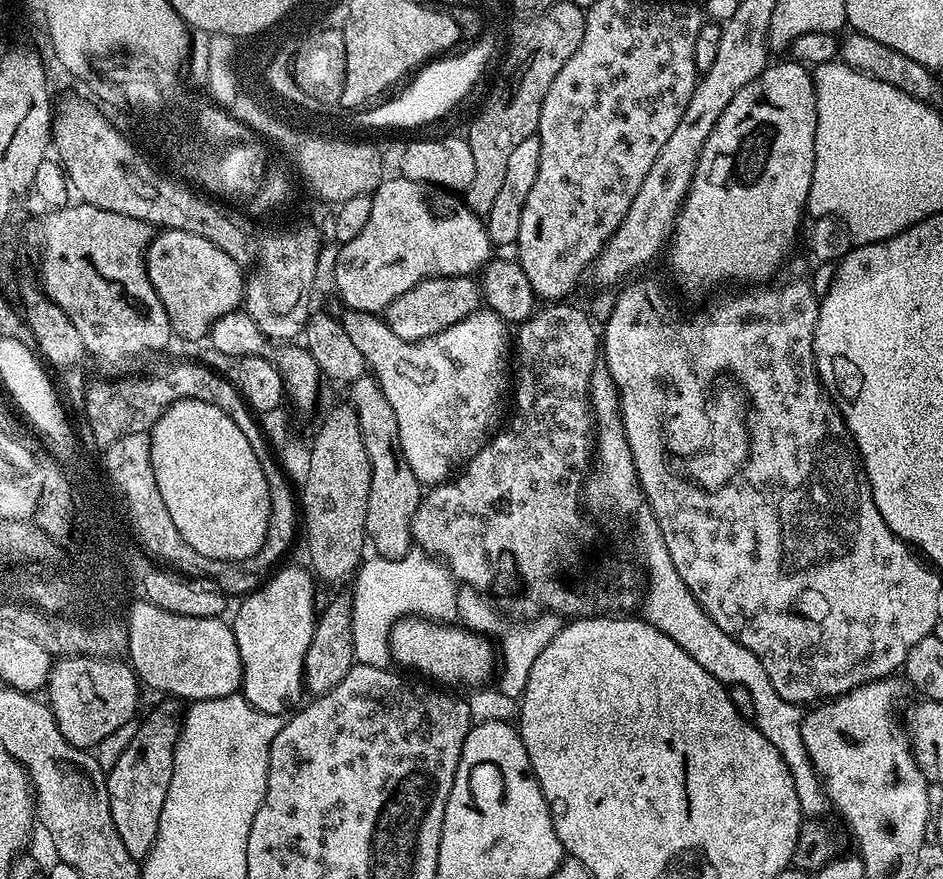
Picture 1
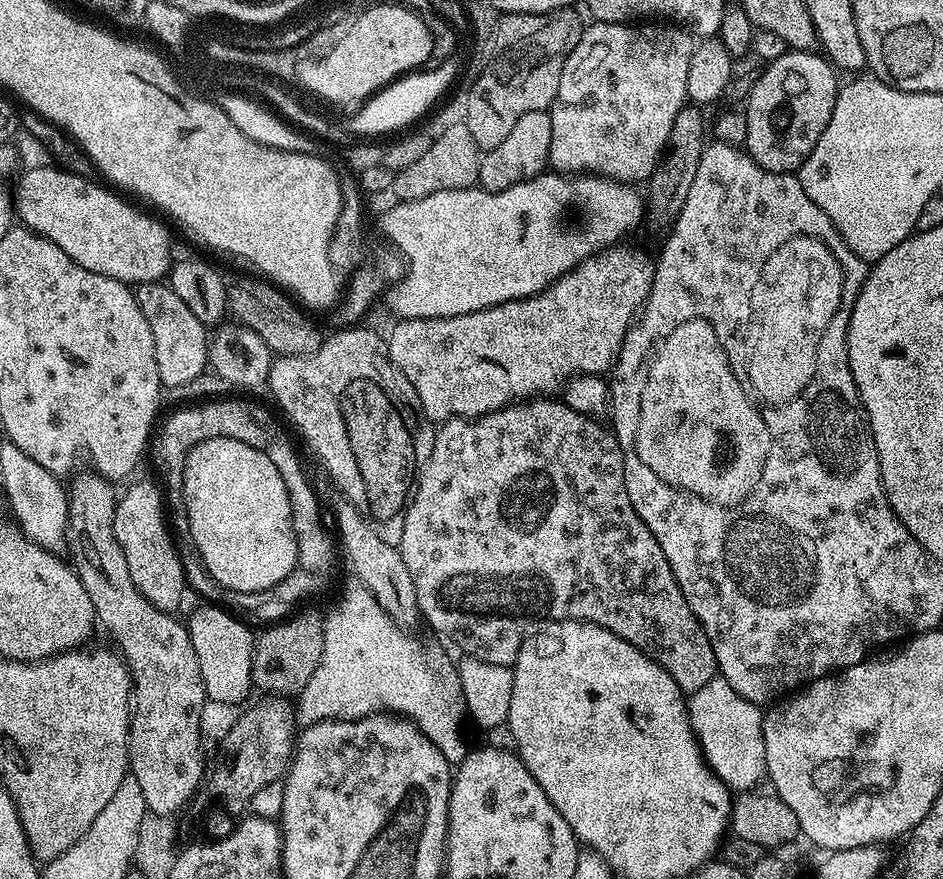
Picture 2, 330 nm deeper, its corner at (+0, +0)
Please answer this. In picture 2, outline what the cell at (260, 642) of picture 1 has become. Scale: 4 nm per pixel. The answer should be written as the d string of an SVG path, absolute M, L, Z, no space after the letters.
M196 608L186 619L190 642L194 642L194 654L198 654L198 666L202 670L204 694L216 704L240 704L253 691L252 650L254 632L243 624L239 615L220 608Z

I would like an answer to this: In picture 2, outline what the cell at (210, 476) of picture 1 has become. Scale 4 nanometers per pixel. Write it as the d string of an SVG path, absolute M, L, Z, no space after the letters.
M232 437L200 441L185 460L182 499L188 532L201 554L206 571L229 591L264 591L295 570L299 558L296 531L291 522L290 499L278 466L262 452Z

